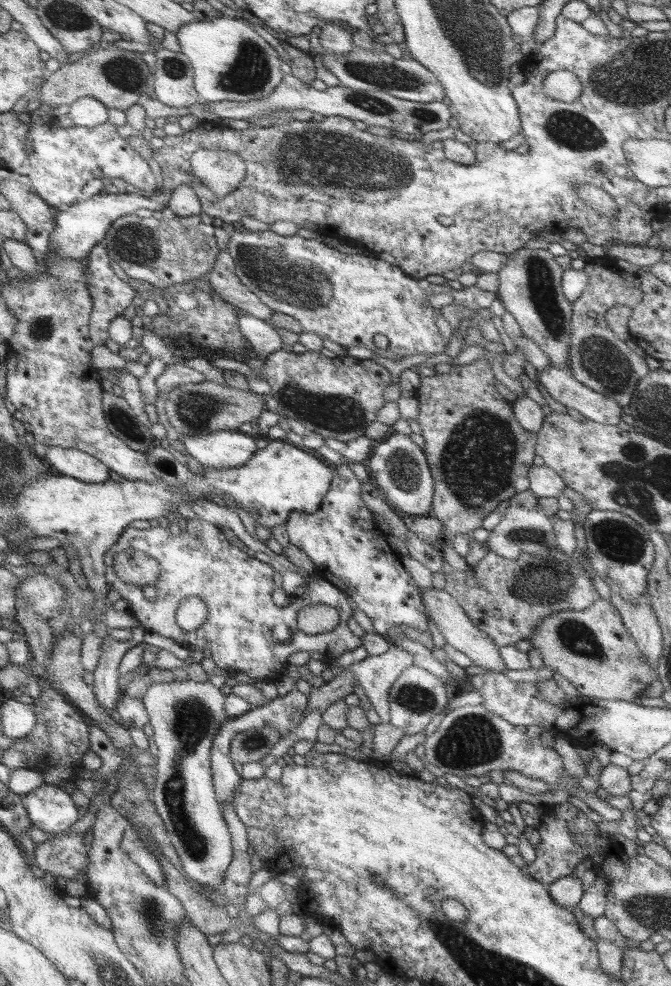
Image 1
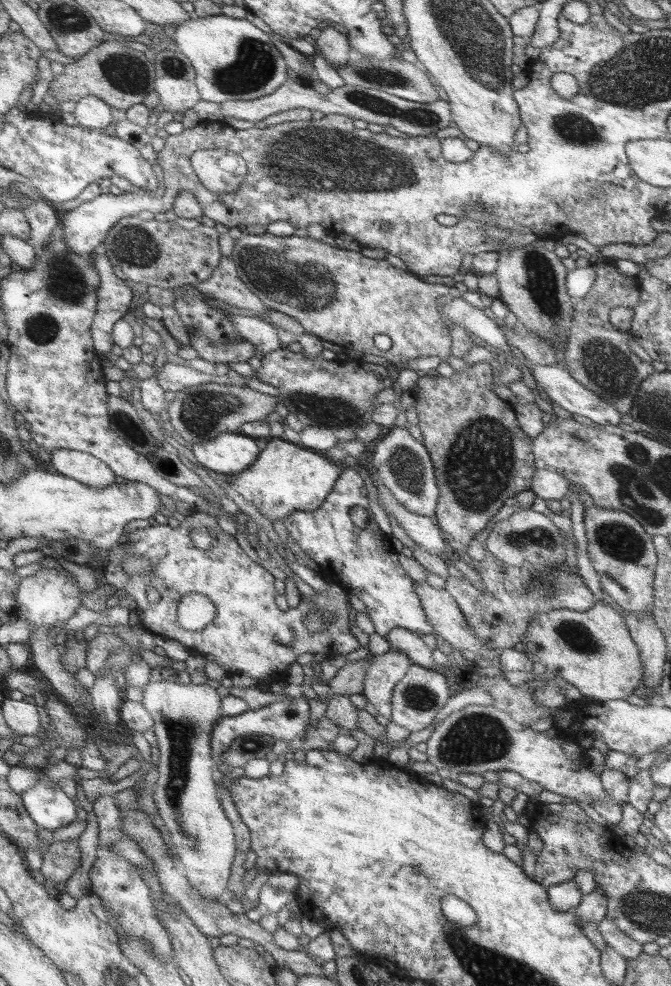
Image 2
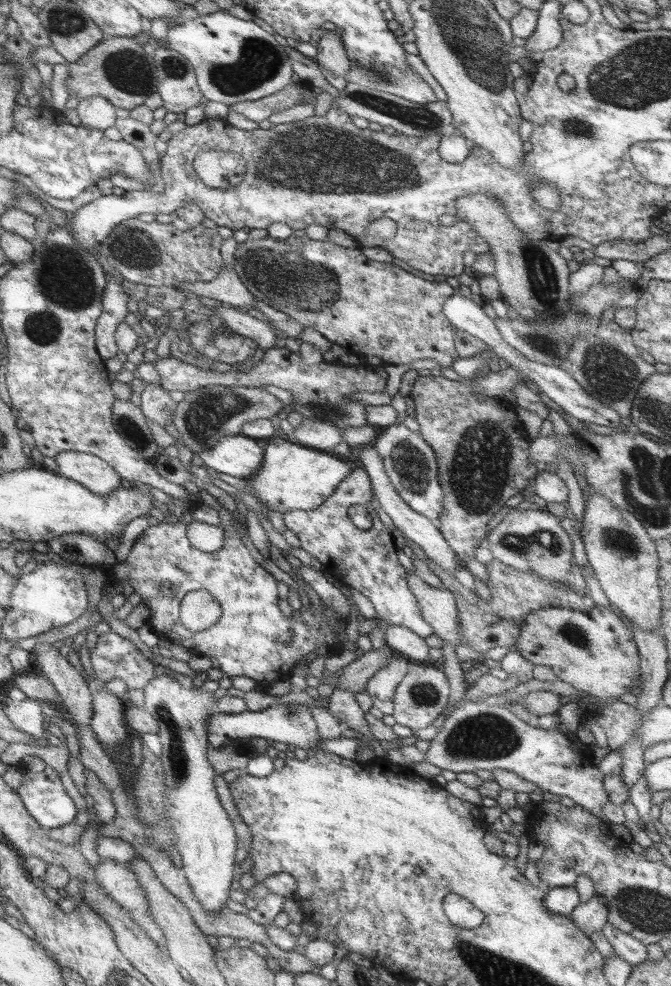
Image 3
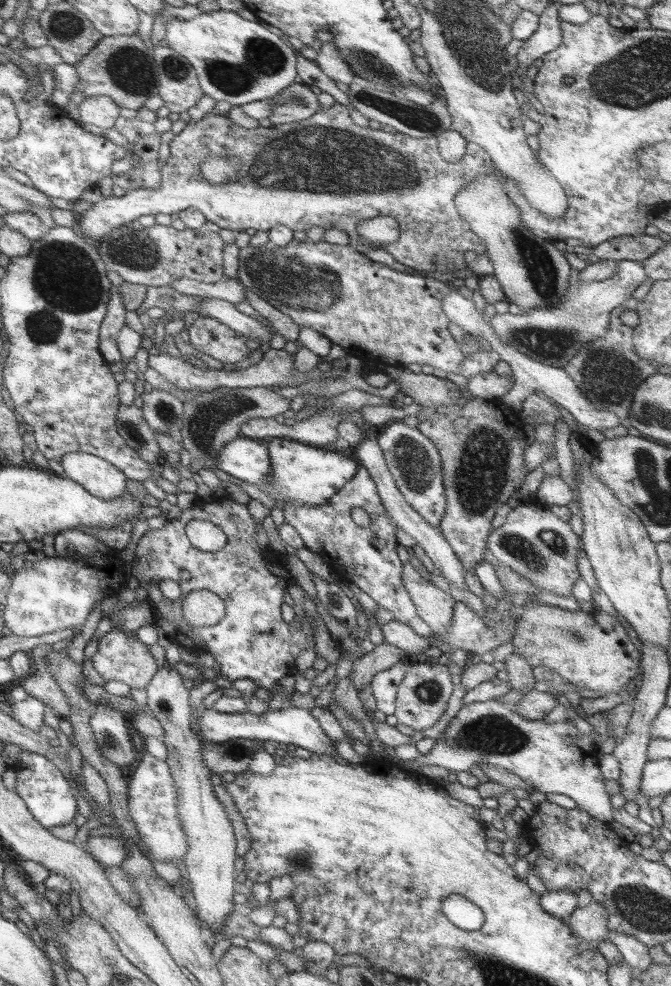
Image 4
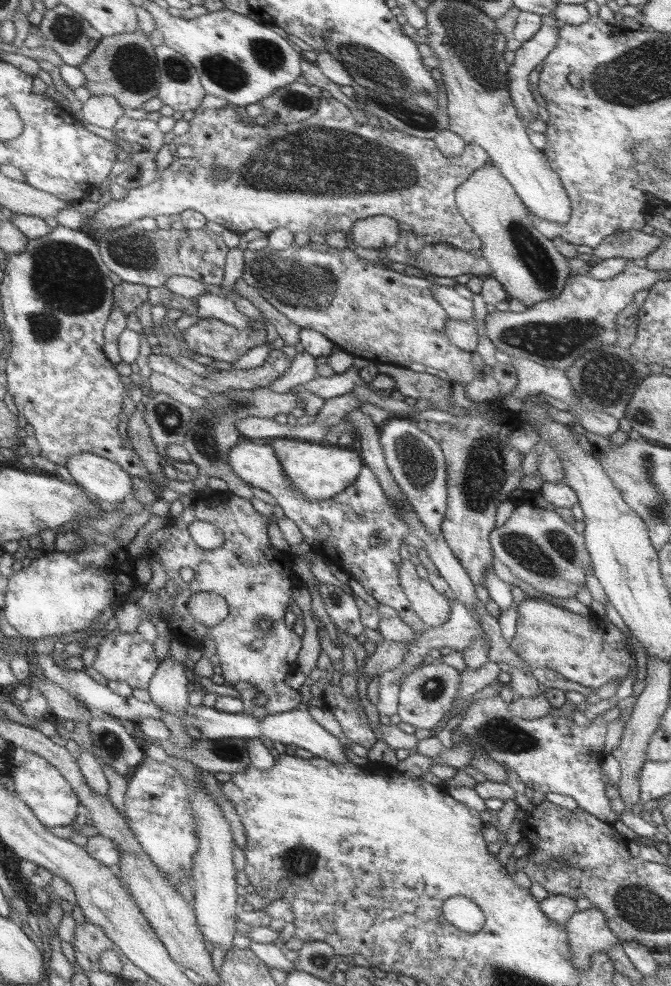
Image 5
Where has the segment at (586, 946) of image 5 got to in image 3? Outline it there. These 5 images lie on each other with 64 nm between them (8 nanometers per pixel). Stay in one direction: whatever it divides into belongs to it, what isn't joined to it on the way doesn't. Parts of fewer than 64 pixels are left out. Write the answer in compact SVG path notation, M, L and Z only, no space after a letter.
M597 894L591 896L589 900L581 902L571 914L571 922L581 930L581 932L593 932L601 930L607 924L607 904L603 898Z

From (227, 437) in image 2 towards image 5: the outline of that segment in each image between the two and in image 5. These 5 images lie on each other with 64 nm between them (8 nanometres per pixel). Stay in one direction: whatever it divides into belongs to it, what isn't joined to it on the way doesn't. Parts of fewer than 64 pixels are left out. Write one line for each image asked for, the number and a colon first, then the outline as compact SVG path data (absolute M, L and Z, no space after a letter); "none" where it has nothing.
3: M223 436L213 448L205 448L199 454L205 468L233 478L255 478L263 460L263 448L257 446L255 438L247 436Z
4: M241 436L223 444L213 464L225 474L237 480L247 480L257 486L267 484L271 470L267 460L267 448L257 444L257 440L241 438Z
5: M239 438L237 444L229 450L227 462L235 476L253 488L269 492L275 498L277 506L283 510L283 516L297 524L303 542L309 544L311 552L317 554L329 568L339 570L349 580L355 580L365 590L365 594L377 600L377 604L393 608L397 618L407 624L415 636L427 632L419 618L409 610L409 602L399 588L399 554L405 548L401 536L407 534L407 526L403 526L397 510L389 498L385 498L377 478L369 468L361 468L353 484L347 486L341 494L321 502L309 502L289 488L271 446L263 446L261 442L253 444L251 440Z

